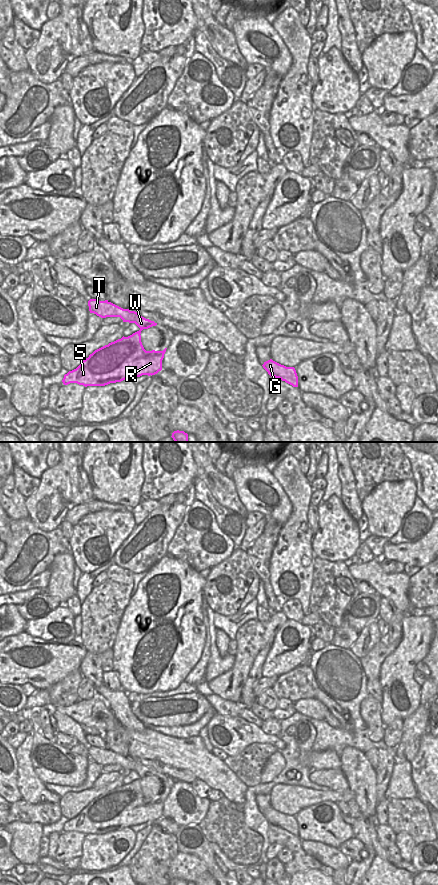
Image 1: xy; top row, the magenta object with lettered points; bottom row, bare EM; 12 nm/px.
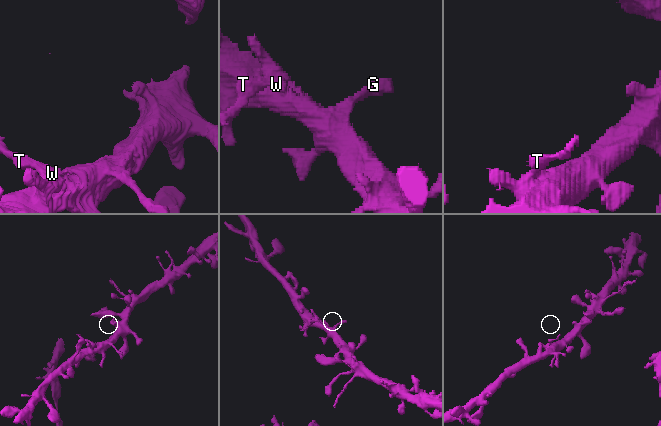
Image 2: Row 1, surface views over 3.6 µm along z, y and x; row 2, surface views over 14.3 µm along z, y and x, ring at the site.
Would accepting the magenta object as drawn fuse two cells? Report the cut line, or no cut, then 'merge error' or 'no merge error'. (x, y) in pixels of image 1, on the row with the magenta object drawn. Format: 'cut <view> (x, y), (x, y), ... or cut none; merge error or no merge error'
cut none; no merge error

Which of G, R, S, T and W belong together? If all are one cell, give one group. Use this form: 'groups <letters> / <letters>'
groups G R S T W

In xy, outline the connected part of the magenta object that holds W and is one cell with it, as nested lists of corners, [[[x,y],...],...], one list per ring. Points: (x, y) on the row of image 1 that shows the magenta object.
[[[90,299],[88,306],[90,313],[101,318],[120,317],[123,322],[135,323],[140,330],[95,350],[76,369],[64,375],[64,385],[105,386],[142,375],[152,376],[162,370],[167,348],[163,351],[146,351],[140,335],[143,329],[156,326],[157,323],[108,300]]]

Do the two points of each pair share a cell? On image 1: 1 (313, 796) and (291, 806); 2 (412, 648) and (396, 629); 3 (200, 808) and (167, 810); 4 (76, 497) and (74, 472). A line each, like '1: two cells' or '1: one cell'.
1: one cell
2: two cells
3: one cell
4: one cell

